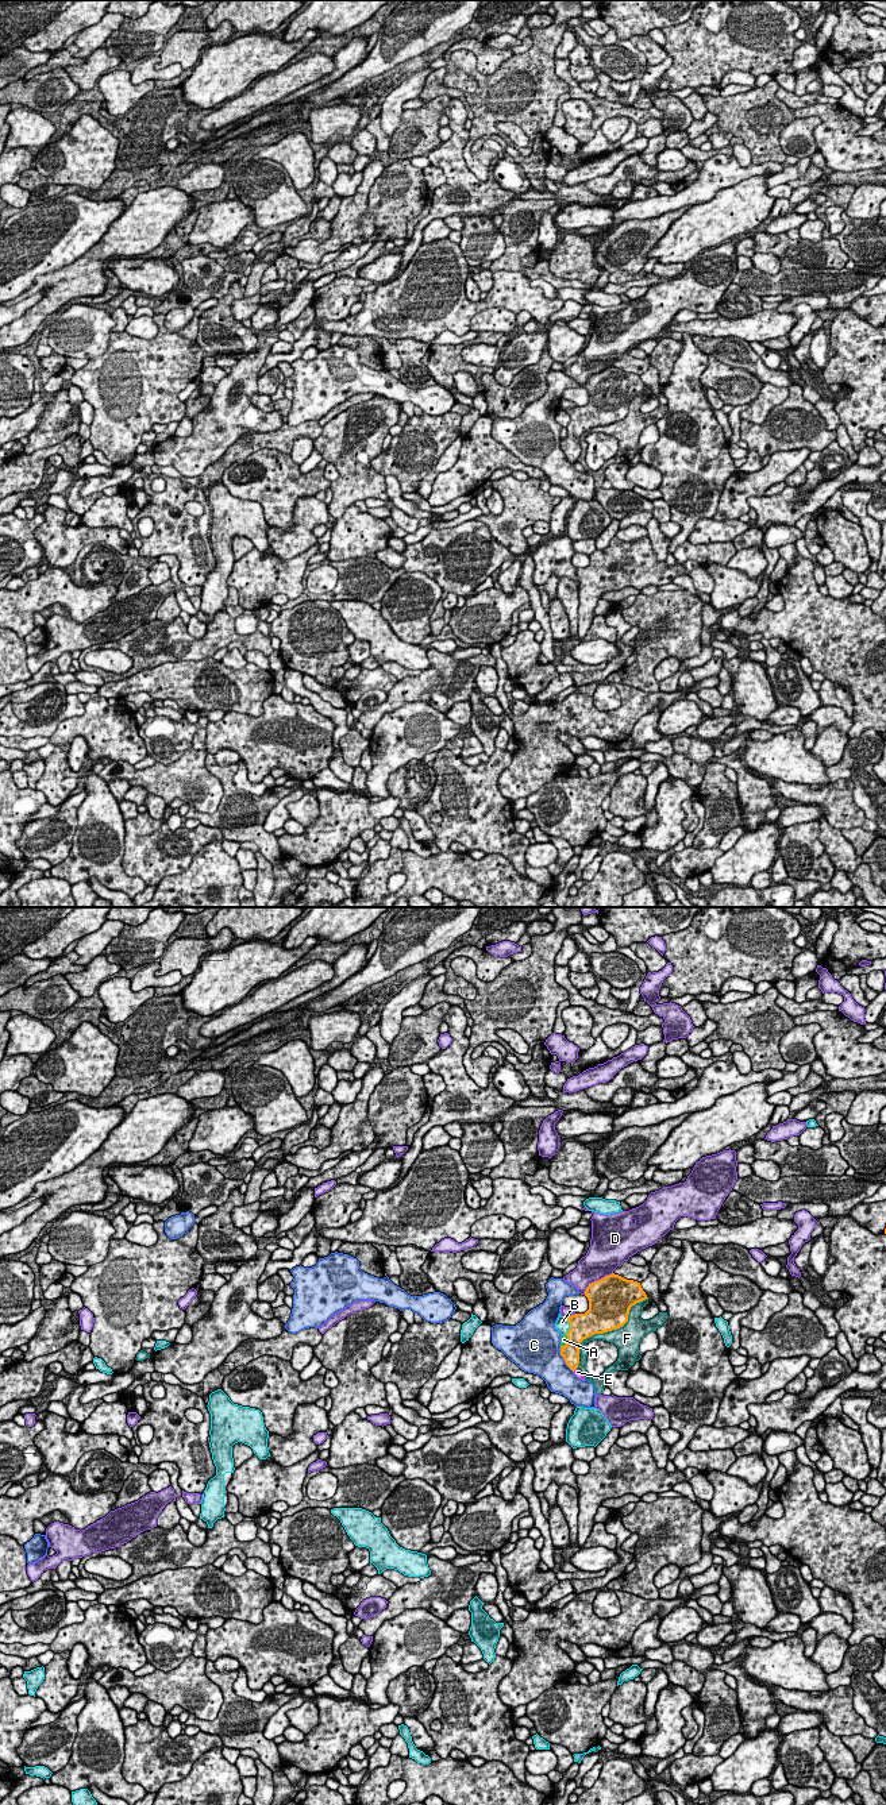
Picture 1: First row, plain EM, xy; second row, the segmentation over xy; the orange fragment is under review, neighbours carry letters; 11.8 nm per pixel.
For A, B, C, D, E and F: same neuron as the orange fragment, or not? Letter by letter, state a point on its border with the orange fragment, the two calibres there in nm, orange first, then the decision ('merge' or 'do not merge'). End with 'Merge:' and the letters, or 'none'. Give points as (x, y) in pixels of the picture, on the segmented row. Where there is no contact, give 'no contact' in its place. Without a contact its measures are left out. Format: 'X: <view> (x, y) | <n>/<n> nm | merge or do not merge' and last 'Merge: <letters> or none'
A: xy (567, 1341) | 300/100 nm | do not merge
B: xy (570, 1326) | 300/160 nm | do not merge
C: xy (563, 1358) | 220/420 nm | do not merge
D: xy (596, 1281) | 500/380 nm | do not merge
E: xy (574, 1369) | 220/70 nm | do not merge
F: xy (613, 1329) | 480/320 nm | do not merge
Merge: none

